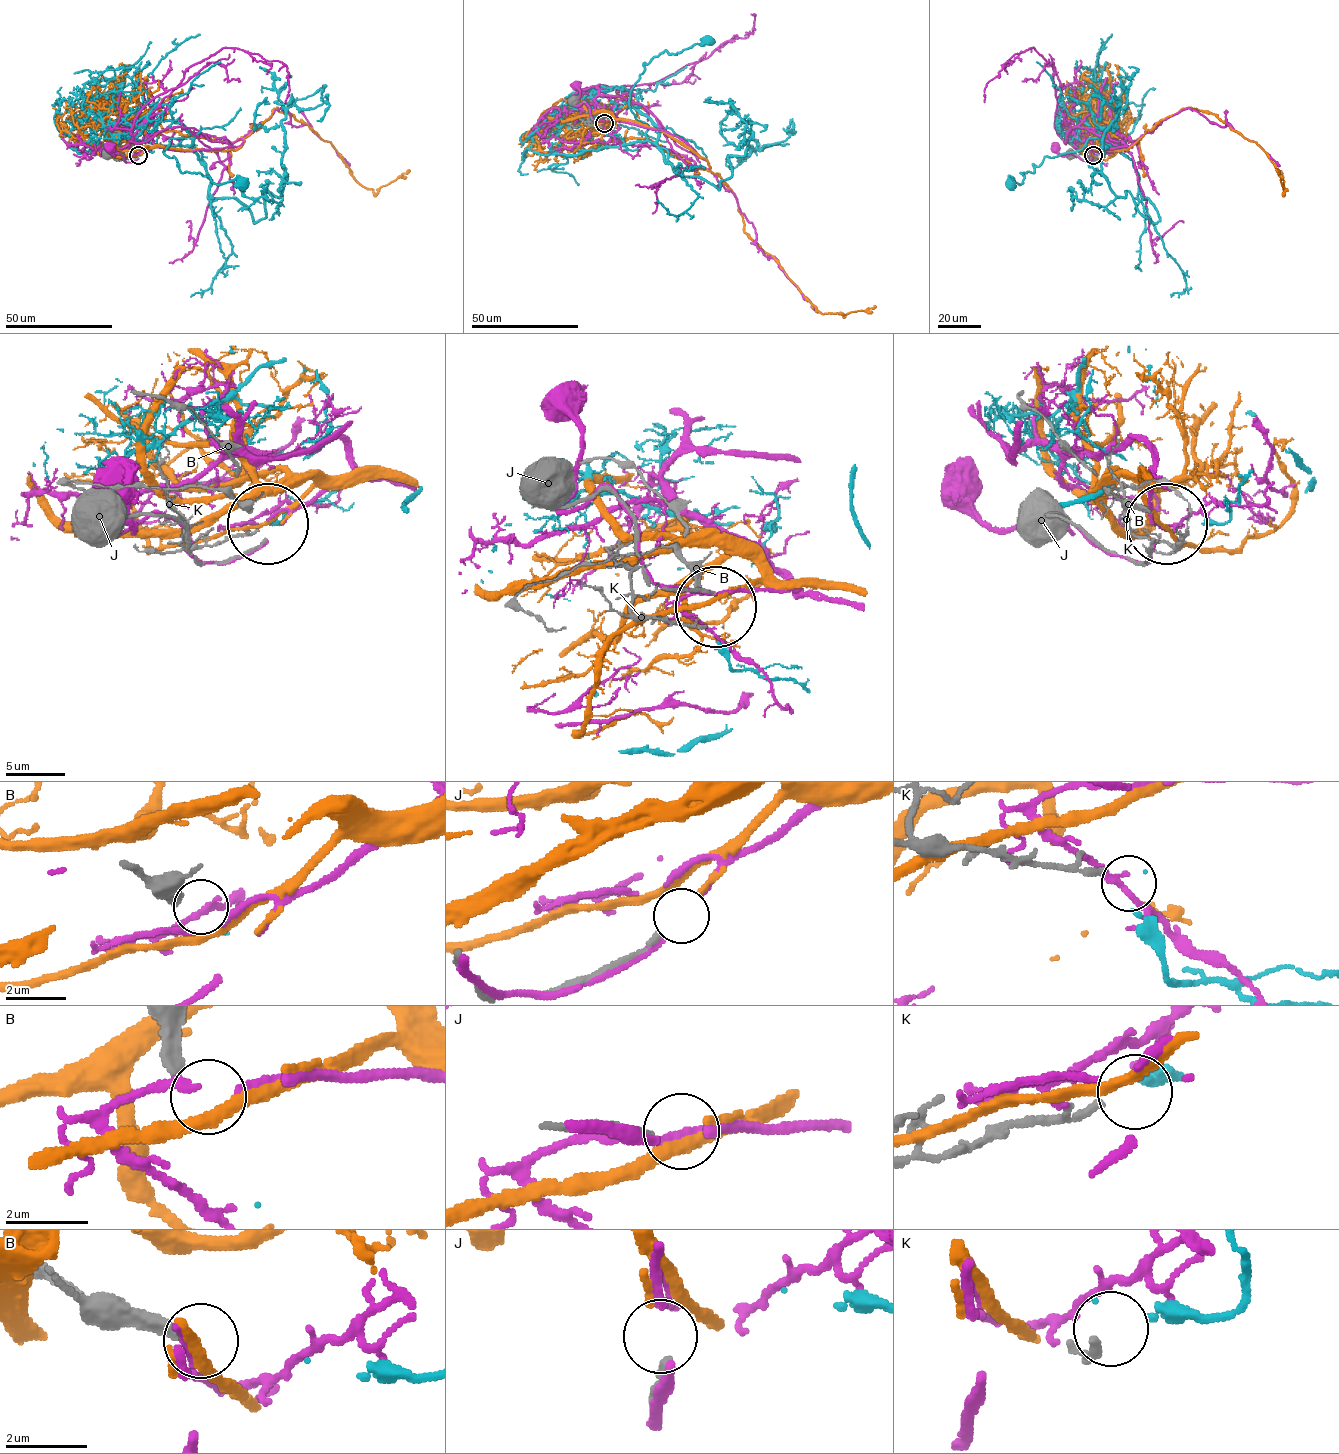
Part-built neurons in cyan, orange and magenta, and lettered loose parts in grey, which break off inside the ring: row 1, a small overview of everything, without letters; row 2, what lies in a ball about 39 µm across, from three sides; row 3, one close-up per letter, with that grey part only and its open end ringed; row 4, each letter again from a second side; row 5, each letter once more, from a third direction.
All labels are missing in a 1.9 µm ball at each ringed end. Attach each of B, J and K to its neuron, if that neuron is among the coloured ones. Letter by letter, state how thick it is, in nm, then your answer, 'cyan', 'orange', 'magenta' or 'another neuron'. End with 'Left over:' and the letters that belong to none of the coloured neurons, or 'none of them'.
B: 320 nm | another neuron
J: 190 nm | orange
K: 130 nm | cyan
Left over: B

